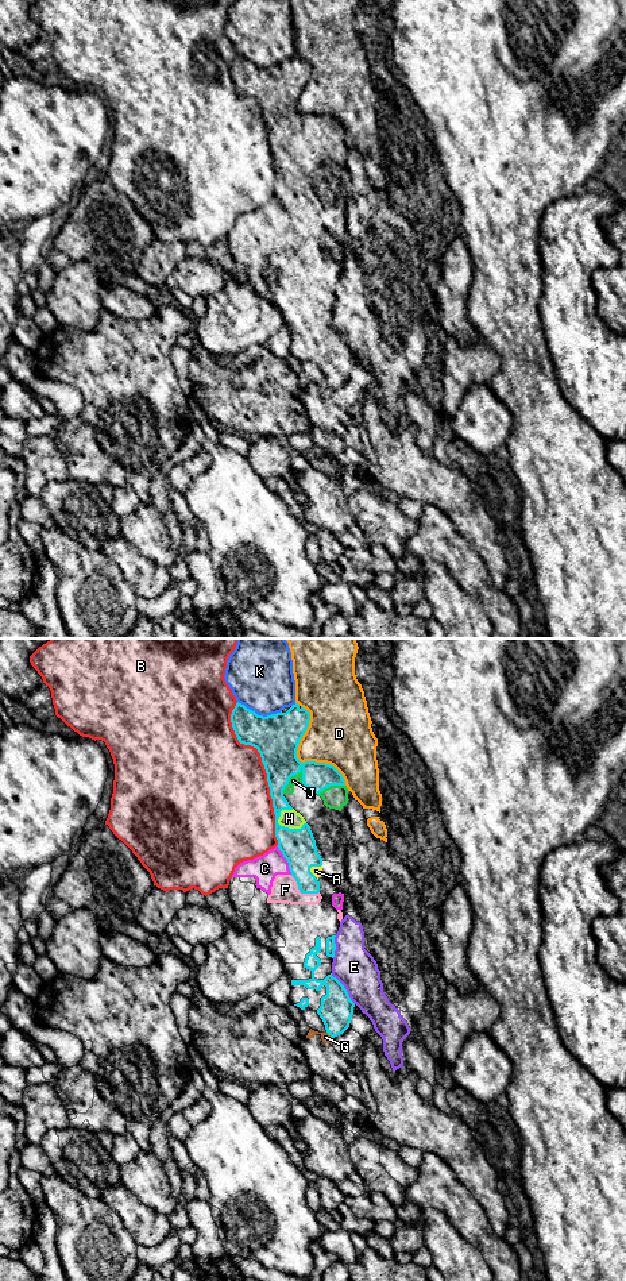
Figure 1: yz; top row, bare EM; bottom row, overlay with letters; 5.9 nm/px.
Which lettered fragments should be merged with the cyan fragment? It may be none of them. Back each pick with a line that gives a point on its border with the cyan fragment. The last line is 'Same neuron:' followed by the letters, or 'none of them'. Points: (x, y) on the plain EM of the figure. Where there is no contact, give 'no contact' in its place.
A: contact yz (315, 217)
C: contact yz (286, 211)
F: contact yz (301, 244)
H: contact yz (290, 181)
J: contact yz (290, 128)
Same neuron: A, C, F, H, J

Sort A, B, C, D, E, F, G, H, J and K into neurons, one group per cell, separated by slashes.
A C F H J / B / D / E / G / K

